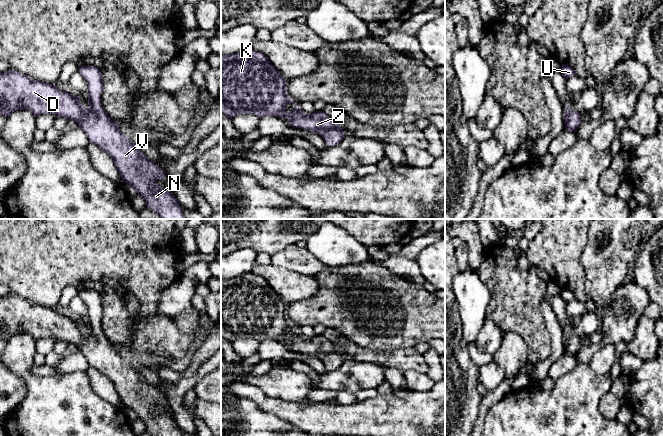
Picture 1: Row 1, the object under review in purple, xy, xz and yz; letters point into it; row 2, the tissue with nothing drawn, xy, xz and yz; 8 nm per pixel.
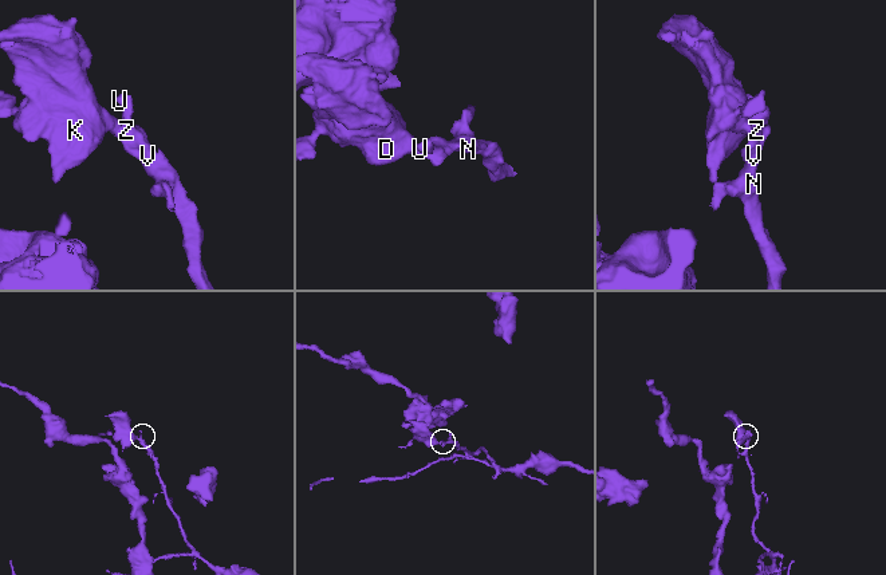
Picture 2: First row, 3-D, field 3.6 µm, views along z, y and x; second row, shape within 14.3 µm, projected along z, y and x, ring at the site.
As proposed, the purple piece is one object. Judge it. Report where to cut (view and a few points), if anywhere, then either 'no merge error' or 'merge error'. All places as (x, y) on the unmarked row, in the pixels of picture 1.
cut none; no merge error

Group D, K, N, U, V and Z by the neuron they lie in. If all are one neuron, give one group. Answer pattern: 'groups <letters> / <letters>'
groups D K N U V Z

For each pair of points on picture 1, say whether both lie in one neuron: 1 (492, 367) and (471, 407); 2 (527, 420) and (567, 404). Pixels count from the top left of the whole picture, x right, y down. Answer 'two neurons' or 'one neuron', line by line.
1: two neurons
2: one neuron

